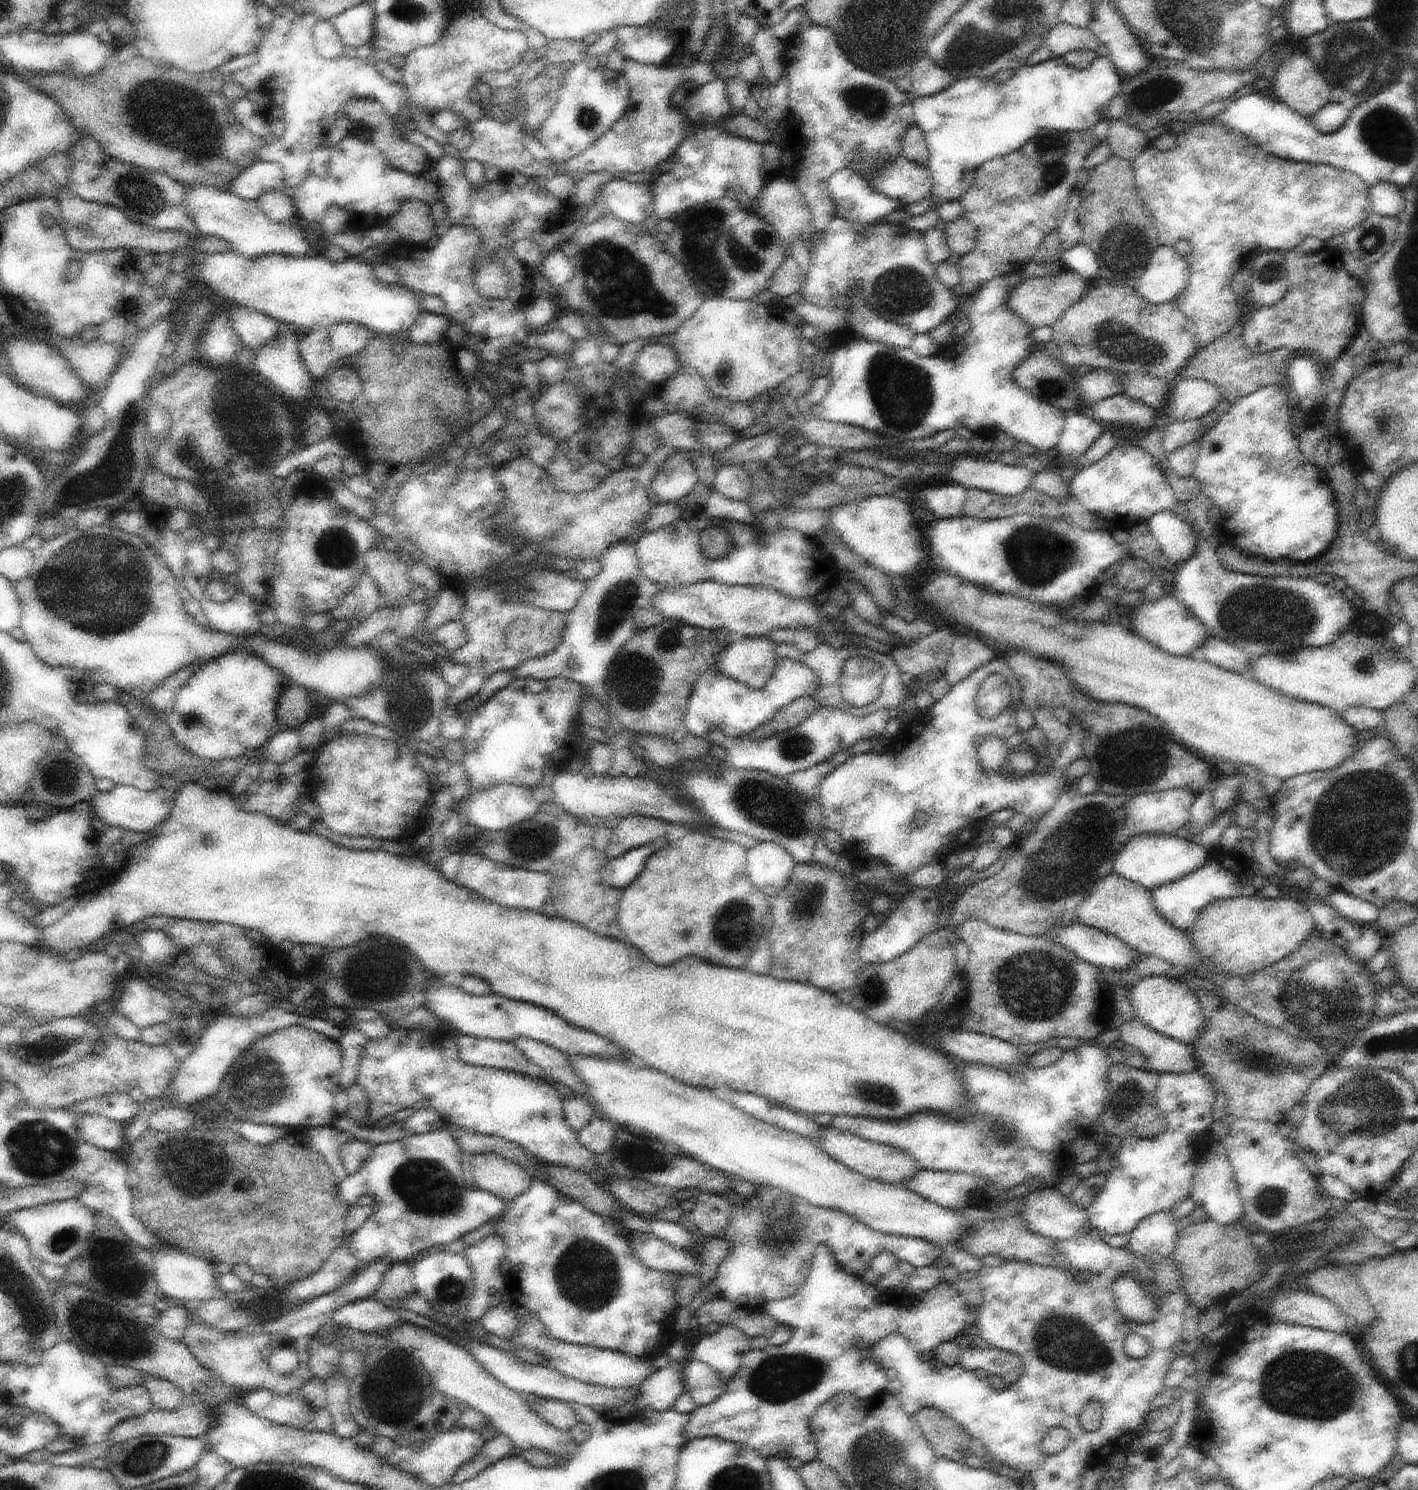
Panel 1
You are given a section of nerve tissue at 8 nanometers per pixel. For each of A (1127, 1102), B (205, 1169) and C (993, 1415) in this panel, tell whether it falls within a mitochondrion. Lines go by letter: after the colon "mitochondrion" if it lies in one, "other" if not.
A: mitochondrion
B: mitochondrion
C: other

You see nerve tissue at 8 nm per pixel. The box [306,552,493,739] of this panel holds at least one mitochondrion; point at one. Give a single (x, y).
(410, 703)

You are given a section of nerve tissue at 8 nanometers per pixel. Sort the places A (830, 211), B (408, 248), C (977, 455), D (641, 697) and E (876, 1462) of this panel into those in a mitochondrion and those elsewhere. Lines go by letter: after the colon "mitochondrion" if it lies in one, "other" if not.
A: other
B: other
C: other
D: mitochondrion
E: mitochondrion

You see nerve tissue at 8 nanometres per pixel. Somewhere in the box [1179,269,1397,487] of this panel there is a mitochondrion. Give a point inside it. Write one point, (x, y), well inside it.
(1382, 422)

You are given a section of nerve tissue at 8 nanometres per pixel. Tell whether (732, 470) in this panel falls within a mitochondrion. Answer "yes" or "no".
no

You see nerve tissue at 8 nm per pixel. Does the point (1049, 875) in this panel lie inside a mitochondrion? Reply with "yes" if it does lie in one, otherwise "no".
yes

